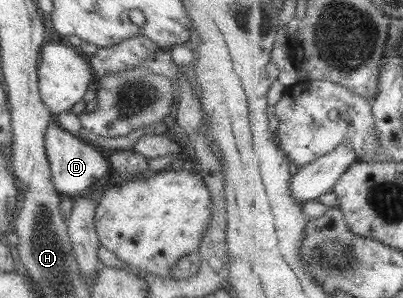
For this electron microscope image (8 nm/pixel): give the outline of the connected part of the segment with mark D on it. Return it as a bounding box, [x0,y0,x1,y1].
[44,117,110,198]

